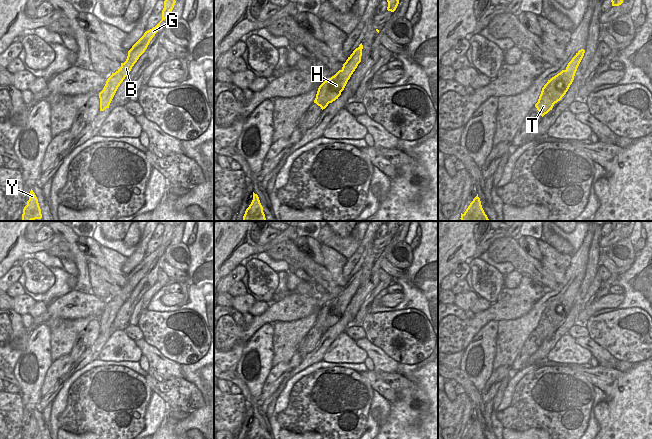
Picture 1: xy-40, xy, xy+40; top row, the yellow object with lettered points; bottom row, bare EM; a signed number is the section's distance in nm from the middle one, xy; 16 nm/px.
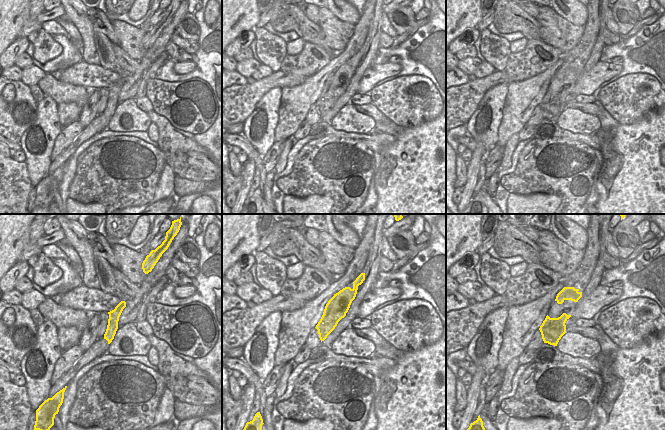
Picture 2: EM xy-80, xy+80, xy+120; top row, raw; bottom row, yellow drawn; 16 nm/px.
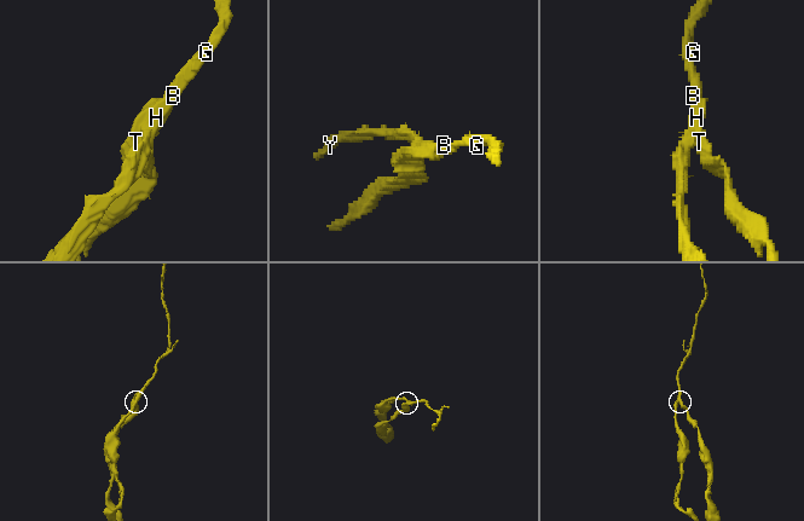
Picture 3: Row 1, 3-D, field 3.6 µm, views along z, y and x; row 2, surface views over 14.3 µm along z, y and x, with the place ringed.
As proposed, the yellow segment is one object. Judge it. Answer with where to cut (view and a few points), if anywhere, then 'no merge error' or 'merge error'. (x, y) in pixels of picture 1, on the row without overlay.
cut in xy along (342, 294), (340, 299), (332, 305), (329, 316); merge error

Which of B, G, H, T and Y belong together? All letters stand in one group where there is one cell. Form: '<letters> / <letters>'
B G H Y / T

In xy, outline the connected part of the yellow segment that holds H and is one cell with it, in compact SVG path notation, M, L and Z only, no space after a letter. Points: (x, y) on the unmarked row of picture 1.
M361 267L359 271L356 272L348 281L346 286L343 288L340 301L332 305L329 316L341 317L344 314L351 299L357 292L358 288L361 286L362 273L363 269Z

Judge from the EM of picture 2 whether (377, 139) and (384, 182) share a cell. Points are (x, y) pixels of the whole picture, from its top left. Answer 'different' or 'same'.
different

